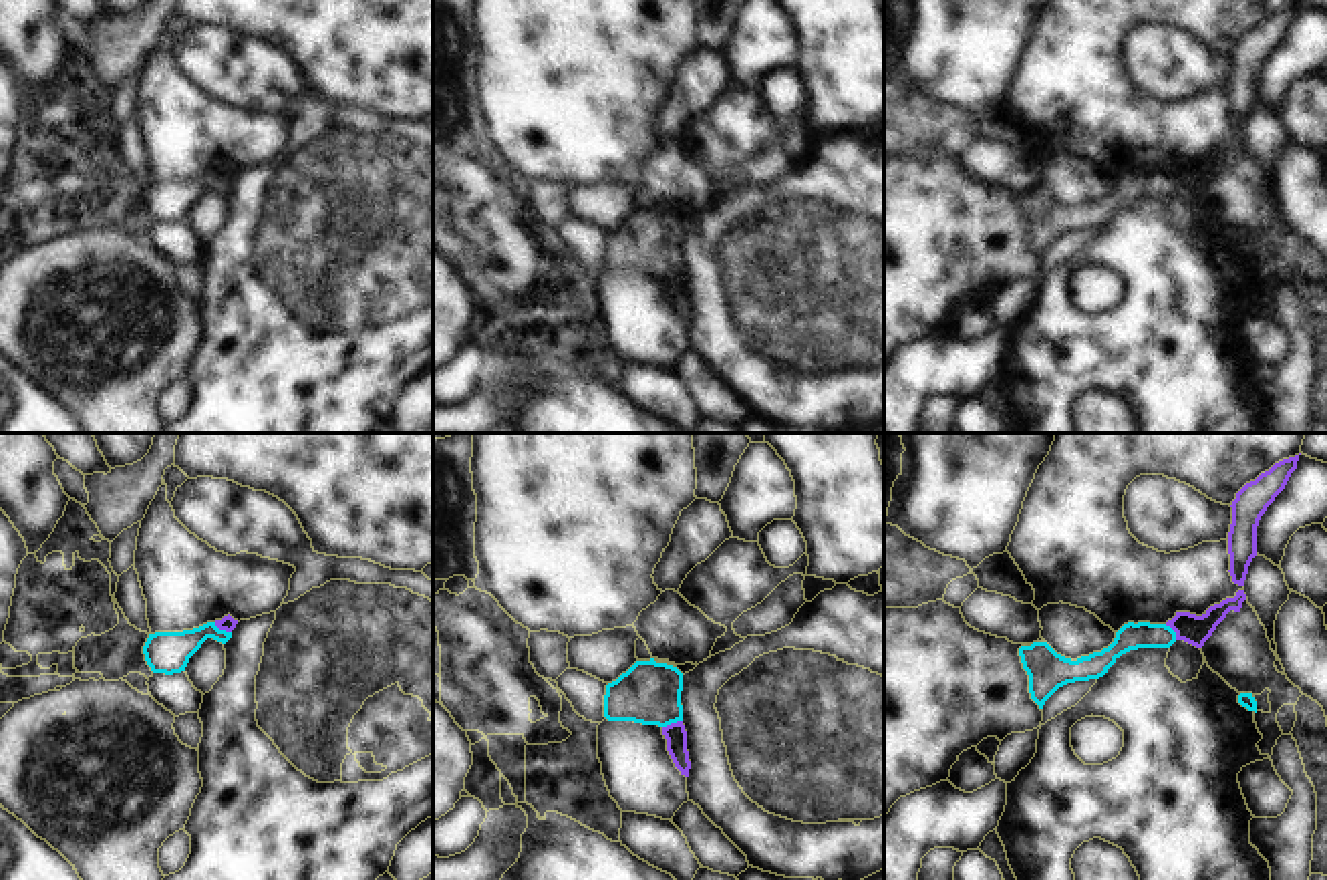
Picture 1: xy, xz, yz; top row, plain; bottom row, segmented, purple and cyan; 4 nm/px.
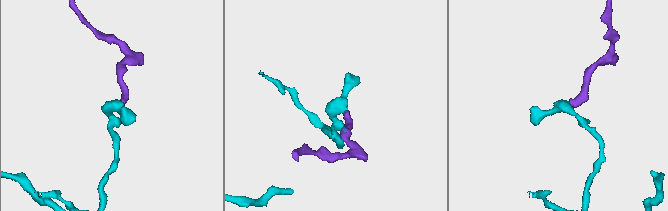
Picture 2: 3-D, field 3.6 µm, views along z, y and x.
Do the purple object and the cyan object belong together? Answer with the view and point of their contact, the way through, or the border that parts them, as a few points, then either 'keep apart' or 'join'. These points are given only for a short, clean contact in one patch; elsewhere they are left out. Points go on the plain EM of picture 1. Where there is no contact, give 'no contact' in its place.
contact xz (671, 272); border xz (681, 268), (663, 276); keep apart

